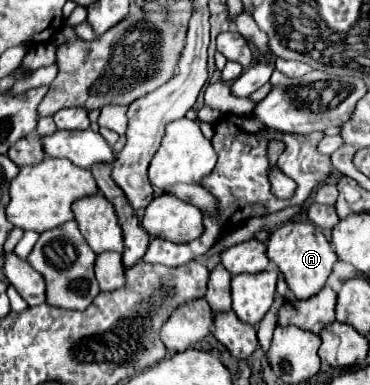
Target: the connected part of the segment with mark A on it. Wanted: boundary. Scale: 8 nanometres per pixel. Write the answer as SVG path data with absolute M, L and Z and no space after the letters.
M285 222L283 226L275 228L267 242L267 256L285 276L289 290L299 300L311 298L315 292L319 292L319 288L325 286L325 280L329 278L337 260L337 254L333 246L327 242L325 234L311 222Z

